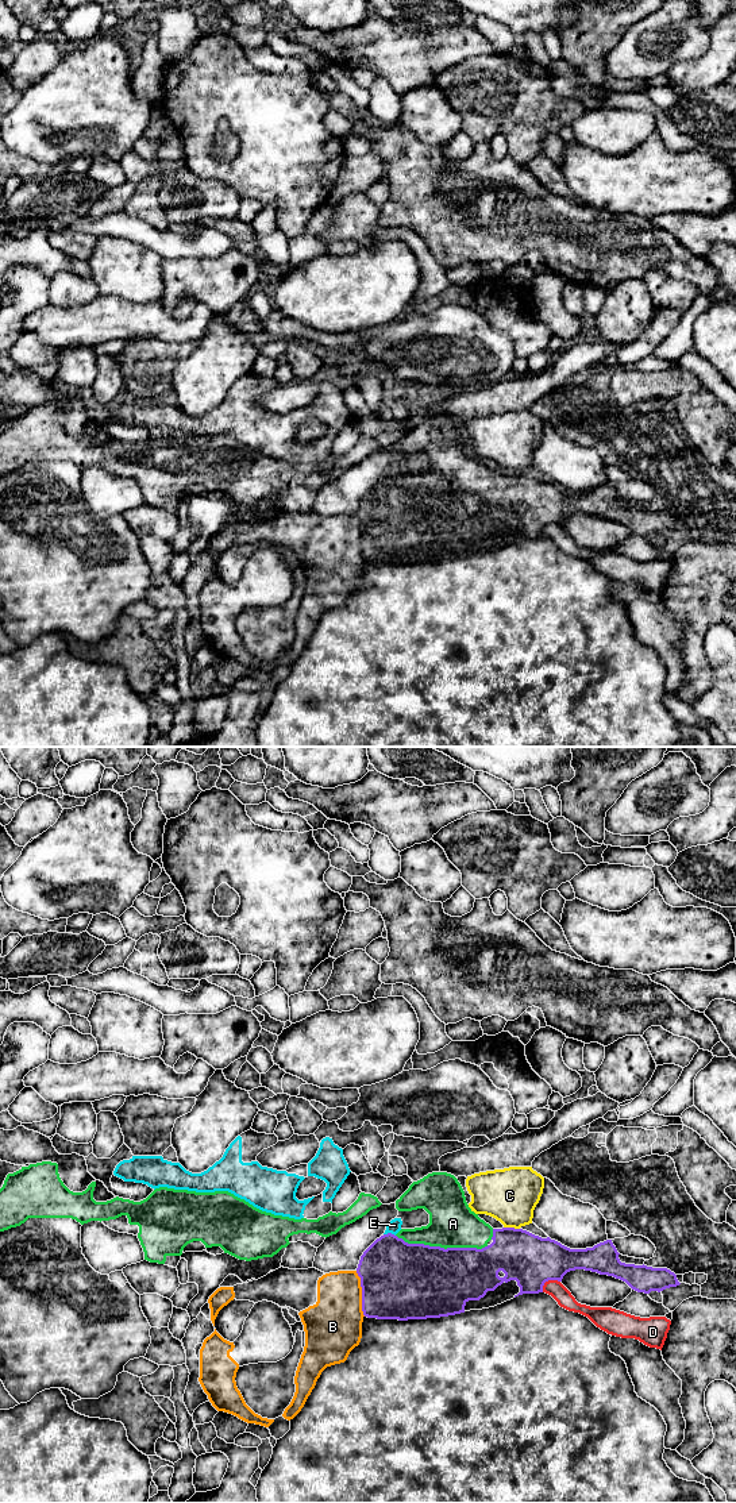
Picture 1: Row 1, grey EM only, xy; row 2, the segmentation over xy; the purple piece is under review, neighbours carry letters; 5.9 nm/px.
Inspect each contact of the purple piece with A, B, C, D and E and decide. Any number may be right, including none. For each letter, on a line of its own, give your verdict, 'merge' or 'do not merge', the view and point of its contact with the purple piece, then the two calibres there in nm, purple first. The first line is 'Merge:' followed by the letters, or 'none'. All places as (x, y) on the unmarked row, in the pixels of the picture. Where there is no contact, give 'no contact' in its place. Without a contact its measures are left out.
Merge: A
A: merge; meets purple in xy at (442, 492); 440 nm thick on the purple side, 280 nm on the other
B: do not merge; meets purple in xy at (362, 538); 460 nm thick on the purple side, 340 nm on the other
C: do not merge; meets purple in xy at (512, 471); 300 nm thick on the purple side, 320 nm on the other
D: do not merge; meets purple in xy at (547, 524); 300 nm thick on the purple side, 100 nm on the other
E: do not merge; meets purple in xy at (389, 477); 400 nm thick on the purple side, 80 nm on the other

